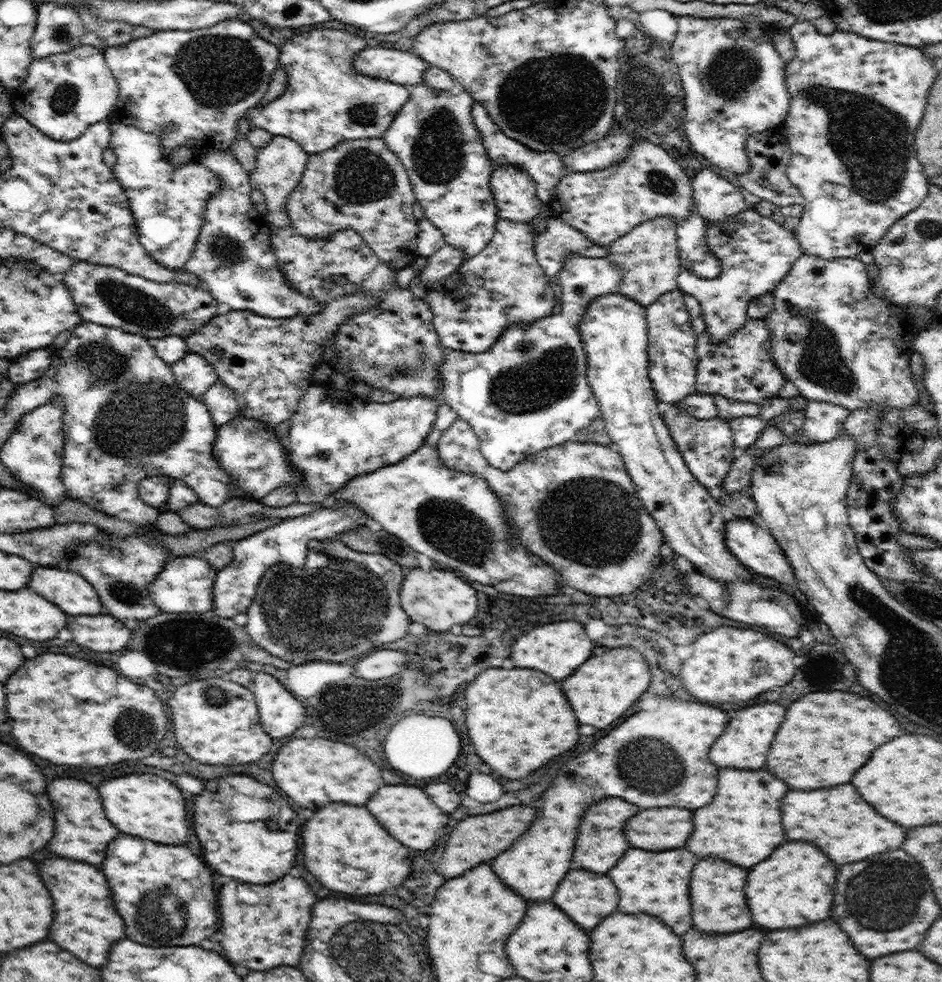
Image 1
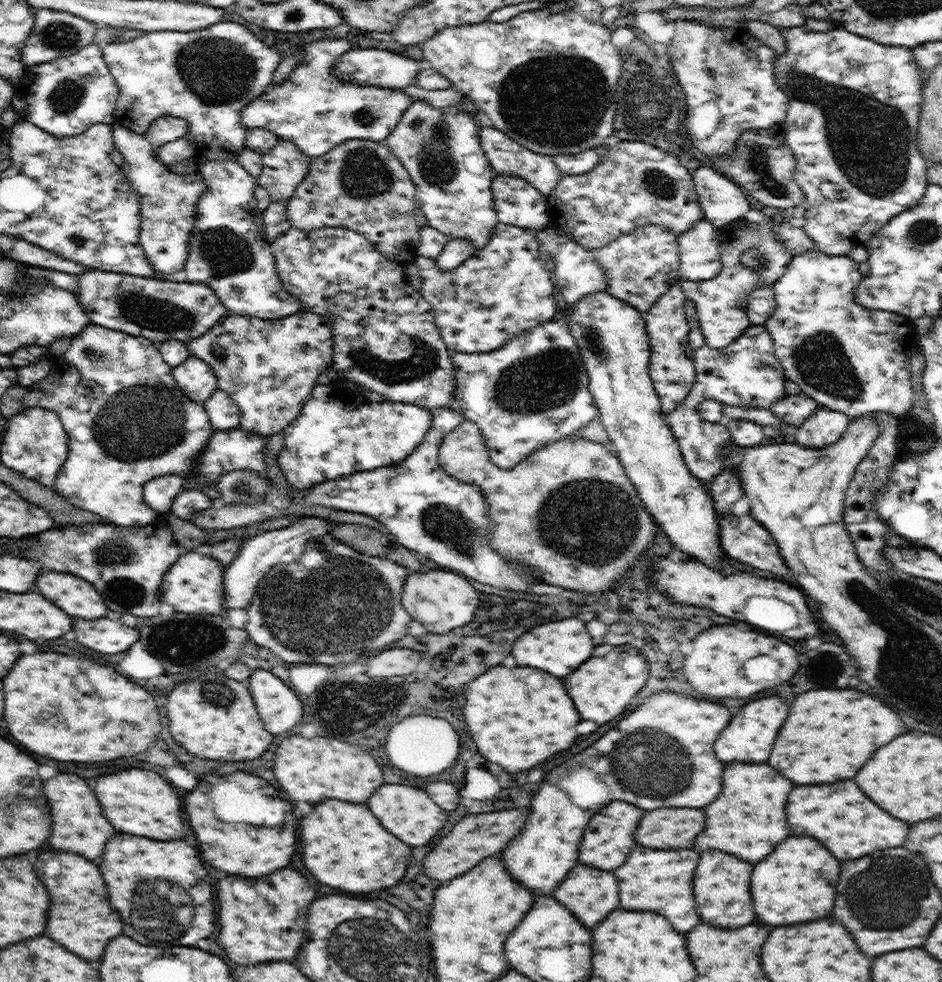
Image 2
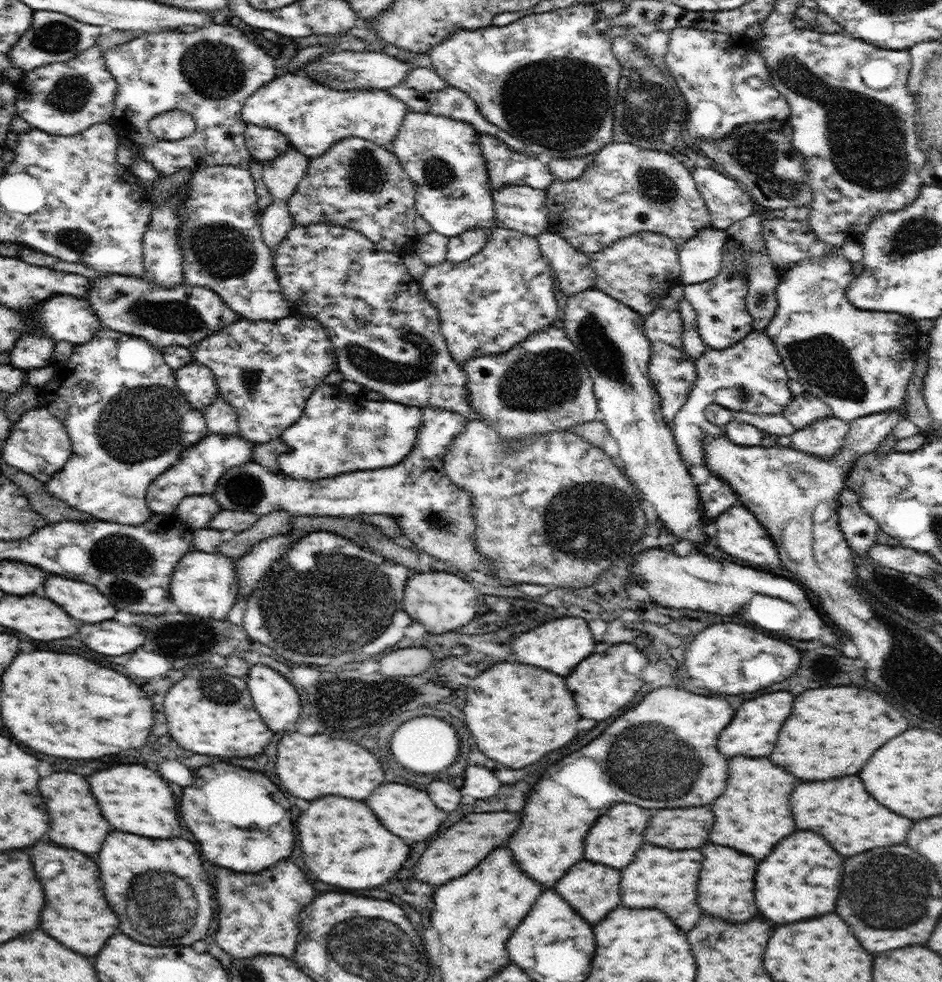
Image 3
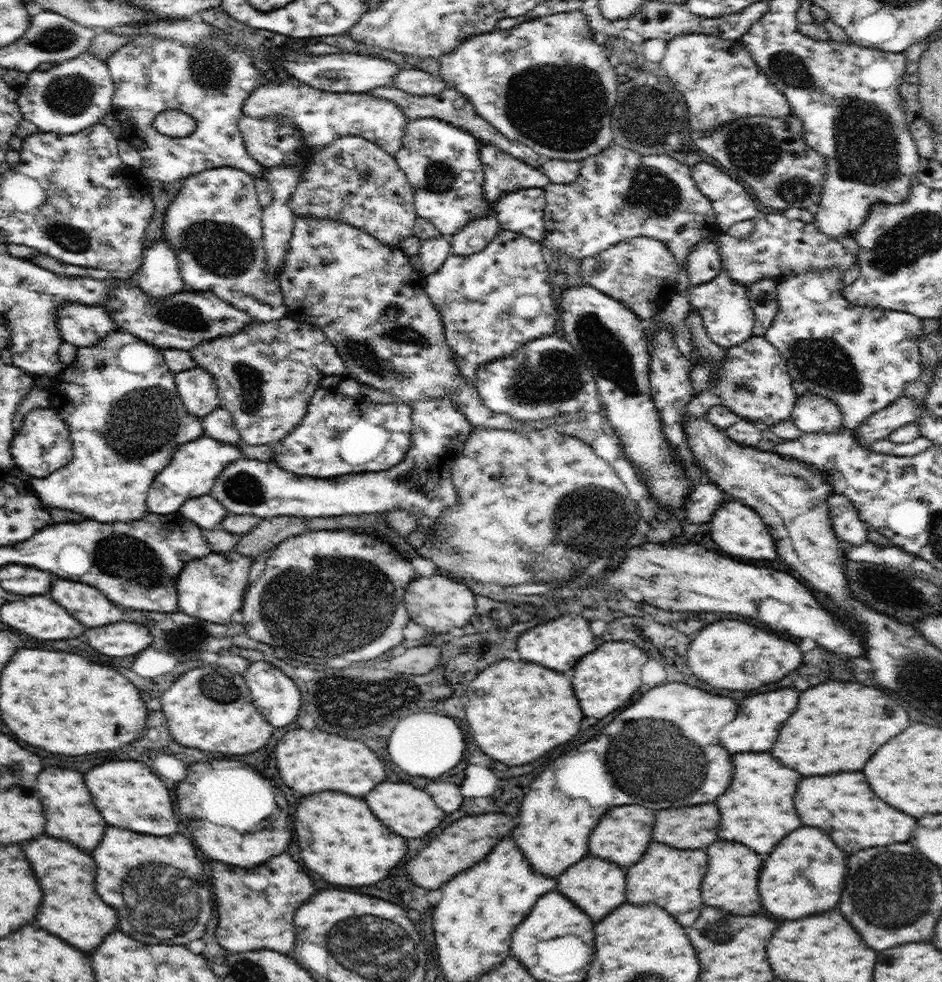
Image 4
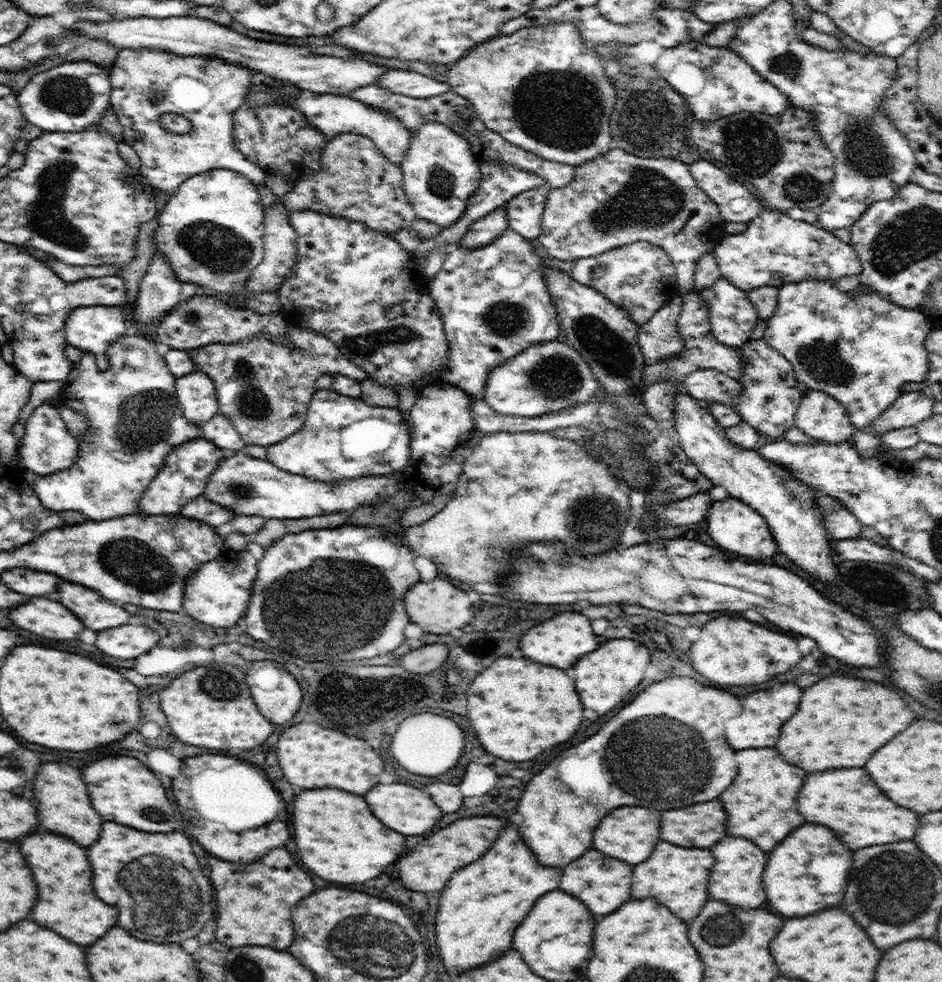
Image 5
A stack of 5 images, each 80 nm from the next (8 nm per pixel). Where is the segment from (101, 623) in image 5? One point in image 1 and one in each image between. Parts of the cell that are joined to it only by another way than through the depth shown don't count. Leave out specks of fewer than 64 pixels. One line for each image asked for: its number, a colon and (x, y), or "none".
1: (69, 591)
2: (76, 597)
3: (81, 600)
4: (90, 606)

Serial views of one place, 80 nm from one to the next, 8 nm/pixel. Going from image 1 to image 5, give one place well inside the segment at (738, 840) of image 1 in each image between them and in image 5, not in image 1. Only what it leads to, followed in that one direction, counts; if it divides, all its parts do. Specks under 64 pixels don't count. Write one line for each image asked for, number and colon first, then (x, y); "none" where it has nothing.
2: (748, 819)
3: (753, 815)
4: (758, 810)
5: (761, 805)

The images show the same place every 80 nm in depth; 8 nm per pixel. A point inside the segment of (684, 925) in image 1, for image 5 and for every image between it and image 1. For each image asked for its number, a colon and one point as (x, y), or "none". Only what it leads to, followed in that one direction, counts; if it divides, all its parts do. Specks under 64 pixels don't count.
2: (659, 880)
3: (661, 878)
4: (671, 878)
5: (678, 877)

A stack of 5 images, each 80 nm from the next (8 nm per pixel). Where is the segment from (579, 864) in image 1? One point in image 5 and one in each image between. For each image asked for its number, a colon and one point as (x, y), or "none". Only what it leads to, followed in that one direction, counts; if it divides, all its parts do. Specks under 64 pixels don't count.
2: (607, 841)
3: (614, 839)
4: (623, 836)
5: (630, 834)

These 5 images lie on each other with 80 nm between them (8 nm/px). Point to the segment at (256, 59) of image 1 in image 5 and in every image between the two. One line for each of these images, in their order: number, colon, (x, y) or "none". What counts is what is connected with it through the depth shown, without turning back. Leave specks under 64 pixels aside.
2: (206, 77)
3: (209, 72)
4: (211, 82)
5: (146, 83)

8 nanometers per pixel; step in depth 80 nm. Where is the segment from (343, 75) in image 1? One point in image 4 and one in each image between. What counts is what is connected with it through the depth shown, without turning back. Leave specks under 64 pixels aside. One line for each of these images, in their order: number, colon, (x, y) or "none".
2: (312, 108)
3: (314, 117)
4: (322, 116)

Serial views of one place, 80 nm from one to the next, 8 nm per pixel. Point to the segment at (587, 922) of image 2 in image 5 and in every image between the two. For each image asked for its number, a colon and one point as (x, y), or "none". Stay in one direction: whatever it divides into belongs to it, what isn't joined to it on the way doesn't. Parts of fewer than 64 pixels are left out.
3: (593, 889)
4: (598, 886)
5: (603, 884)

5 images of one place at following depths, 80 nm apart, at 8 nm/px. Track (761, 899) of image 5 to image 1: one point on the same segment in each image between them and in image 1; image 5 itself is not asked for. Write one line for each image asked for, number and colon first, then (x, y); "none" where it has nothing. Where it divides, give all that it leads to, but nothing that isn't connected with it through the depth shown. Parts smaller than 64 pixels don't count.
1: (718, 903)
2: (722, 882)
3: (726, 888)
4: (731, 884)

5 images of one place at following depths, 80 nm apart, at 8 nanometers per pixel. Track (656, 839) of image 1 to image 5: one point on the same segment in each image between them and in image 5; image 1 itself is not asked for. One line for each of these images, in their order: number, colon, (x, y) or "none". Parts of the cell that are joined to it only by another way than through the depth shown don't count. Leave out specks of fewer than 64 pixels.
2: (664, 827)
3: (681, 828)
4: (696, 827)
5: (703, 825)

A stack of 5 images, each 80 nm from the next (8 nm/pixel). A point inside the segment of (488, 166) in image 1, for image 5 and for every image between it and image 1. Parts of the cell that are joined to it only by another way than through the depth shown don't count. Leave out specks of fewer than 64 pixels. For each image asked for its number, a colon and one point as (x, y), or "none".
2: (440, 148)
3: (442, 157)
4: (442, 163)
5: (441, 174)

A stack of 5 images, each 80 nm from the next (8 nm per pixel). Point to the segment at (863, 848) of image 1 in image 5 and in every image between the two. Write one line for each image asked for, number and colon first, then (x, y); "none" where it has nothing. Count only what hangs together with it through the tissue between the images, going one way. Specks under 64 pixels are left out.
2: (840, 815)
3: (841, 810)
4: (843, 805)
5: (847, 800)

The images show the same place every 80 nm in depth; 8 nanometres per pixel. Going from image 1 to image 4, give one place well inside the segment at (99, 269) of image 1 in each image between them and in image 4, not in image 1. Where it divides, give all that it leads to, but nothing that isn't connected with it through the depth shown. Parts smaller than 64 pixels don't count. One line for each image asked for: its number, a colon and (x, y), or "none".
2: (158, 309)
3: (184, 315)
4: (184, 320)

